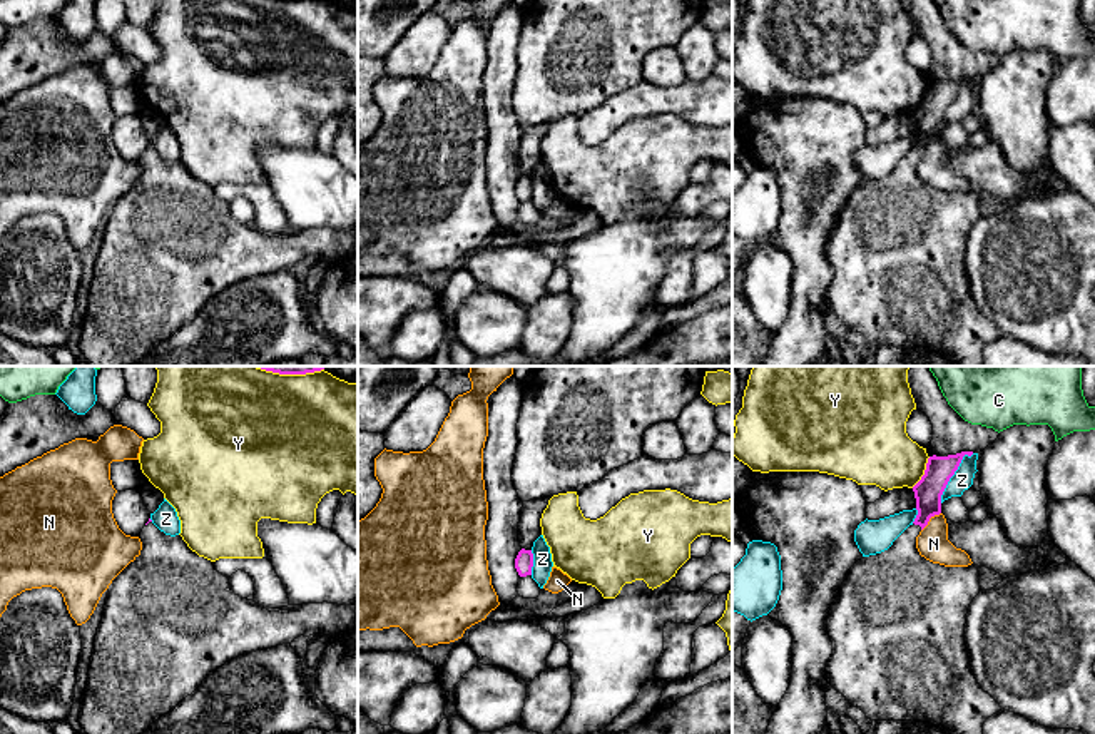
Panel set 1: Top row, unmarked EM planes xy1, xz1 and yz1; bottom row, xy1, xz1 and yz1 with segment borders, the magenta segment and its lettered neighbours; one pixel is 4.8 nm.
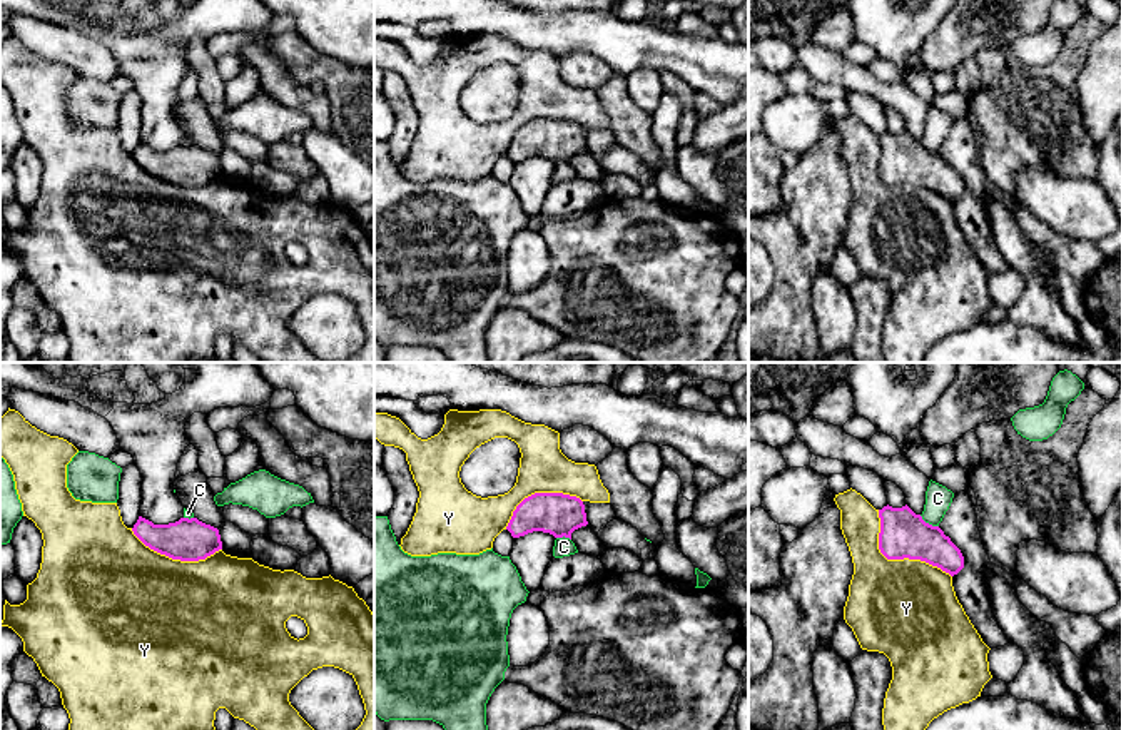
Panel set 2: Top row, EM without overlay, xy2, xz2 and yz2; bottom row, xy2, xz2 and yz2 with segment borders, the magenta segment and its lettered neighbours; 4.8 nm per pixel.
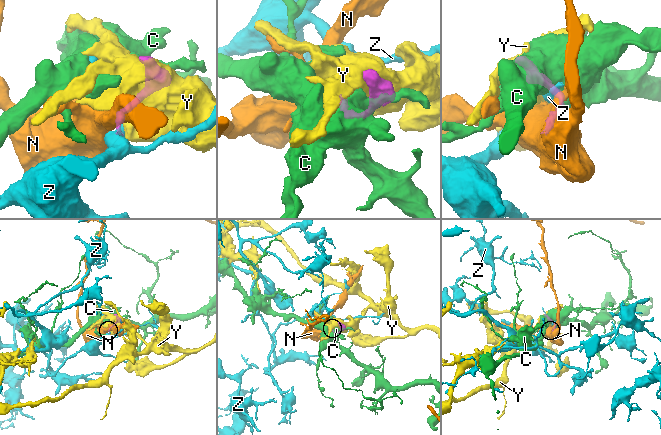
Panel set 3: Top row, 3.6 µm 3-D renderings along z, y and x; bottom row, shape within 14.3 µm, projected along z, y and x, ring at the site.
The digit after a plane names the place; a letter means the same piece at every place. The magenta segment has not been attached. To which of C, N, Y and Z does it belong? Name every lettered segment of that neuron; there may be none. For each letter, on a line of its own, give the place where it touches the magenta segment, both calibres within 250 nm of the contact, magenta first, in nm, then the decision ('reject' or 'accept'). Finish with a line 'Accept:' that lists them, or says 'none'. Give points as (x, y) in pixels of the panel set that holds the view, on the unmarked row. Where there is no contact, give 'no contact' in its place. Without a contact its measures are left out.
C: meets magenta in yz2 at (928, 149); 220 nm thick on the magenta side, 130 nm on the other; reject
N: meets magenta in yz1 at (928, 146); 140 nm thick on the magenta side, 150 nm on the other; reject
Y: meets magenta in yz2 at (896, 184); 220 nm thick on the magenta side, 480 nm on the other; reject
Z: meets magenta in yz1 at (953, 99); 140 nm thick on the magenta side, 100 nm on the other; reject
Accept: none

